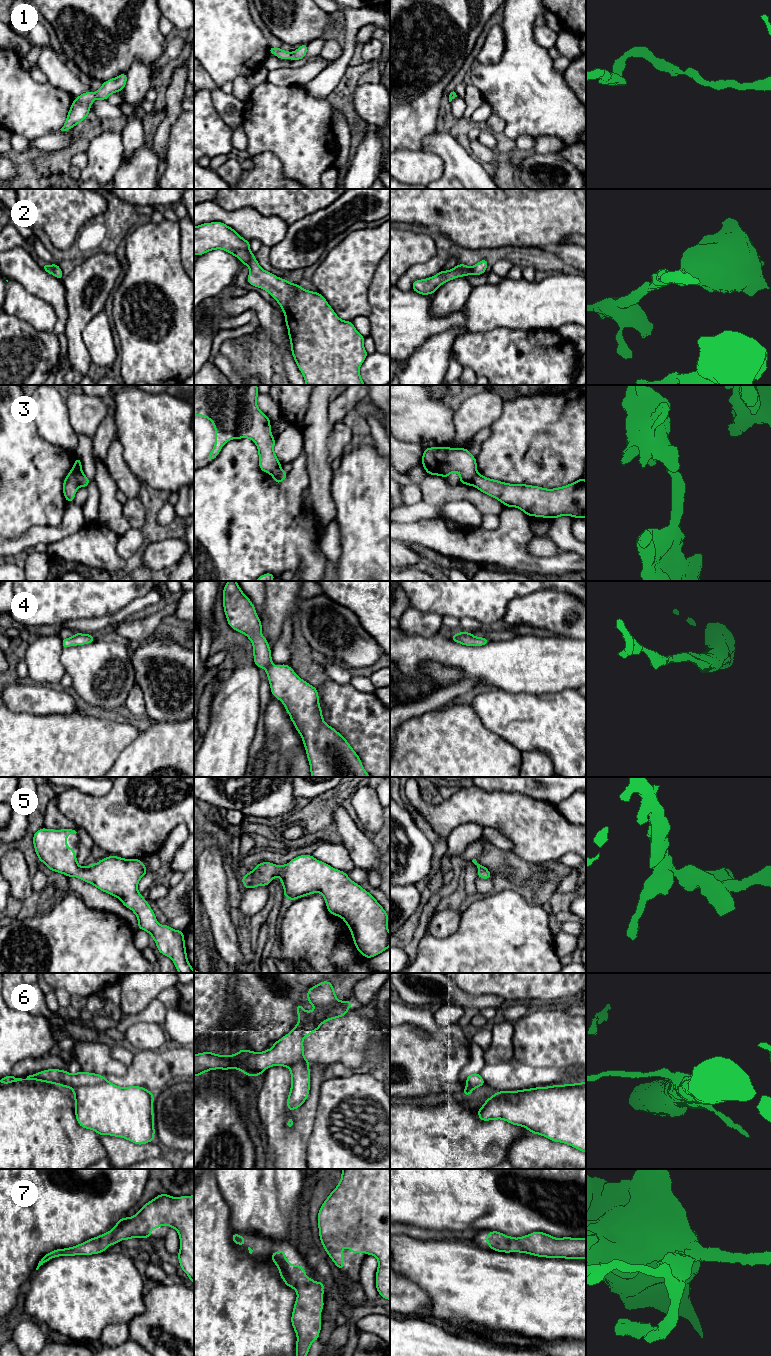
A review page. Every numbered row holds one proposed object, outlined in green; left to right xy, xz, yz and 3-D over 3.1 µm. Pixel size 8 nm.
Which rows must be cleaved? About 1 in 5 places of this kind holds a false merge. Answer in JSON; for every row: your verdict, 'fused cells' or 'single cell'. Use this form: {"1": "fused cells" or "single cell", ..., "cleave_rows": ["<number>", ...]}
{"1": "single cell", "2": "single cell", "3": "fused cells", "4": "single cell", "5": "single cell", "6": "single cell", "7": "single cell", "cleave_rows": ["3"]}

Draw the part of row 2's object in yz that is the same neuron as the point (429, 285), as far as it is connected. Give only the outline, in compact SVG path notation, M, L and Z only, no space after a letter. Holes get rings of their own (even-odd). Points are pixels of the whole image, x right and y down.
M482 259L477 264L472 267L469 267L465 264L456 265L453 269L447 271L440 271L436 275L416 280L412 284L412 290L416 291L421 295L430 295L431 293L435 293L437 289L443 285L445 282L453 280L457 277L467 277L470 274L474 275L482 275L486 271L488 262L486 259Z

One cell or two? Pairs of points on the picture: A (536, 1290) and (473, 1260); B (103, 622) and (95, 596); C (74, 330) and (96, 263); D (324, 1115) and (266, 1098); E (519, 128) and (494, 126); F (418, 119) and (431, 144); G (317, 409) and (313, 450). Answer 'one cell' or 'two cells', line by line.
A: one cell
B: two cells
C: one cell
D: two cells
E: two cells
F: two cells
G: one cell

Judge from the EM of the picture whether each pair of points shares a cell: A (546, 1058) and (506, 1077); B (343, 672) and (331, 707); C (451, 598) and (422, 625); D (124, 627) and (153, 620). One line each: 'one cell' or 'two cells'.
A: two cells
B: two cells
C: two cells
D: one cell

